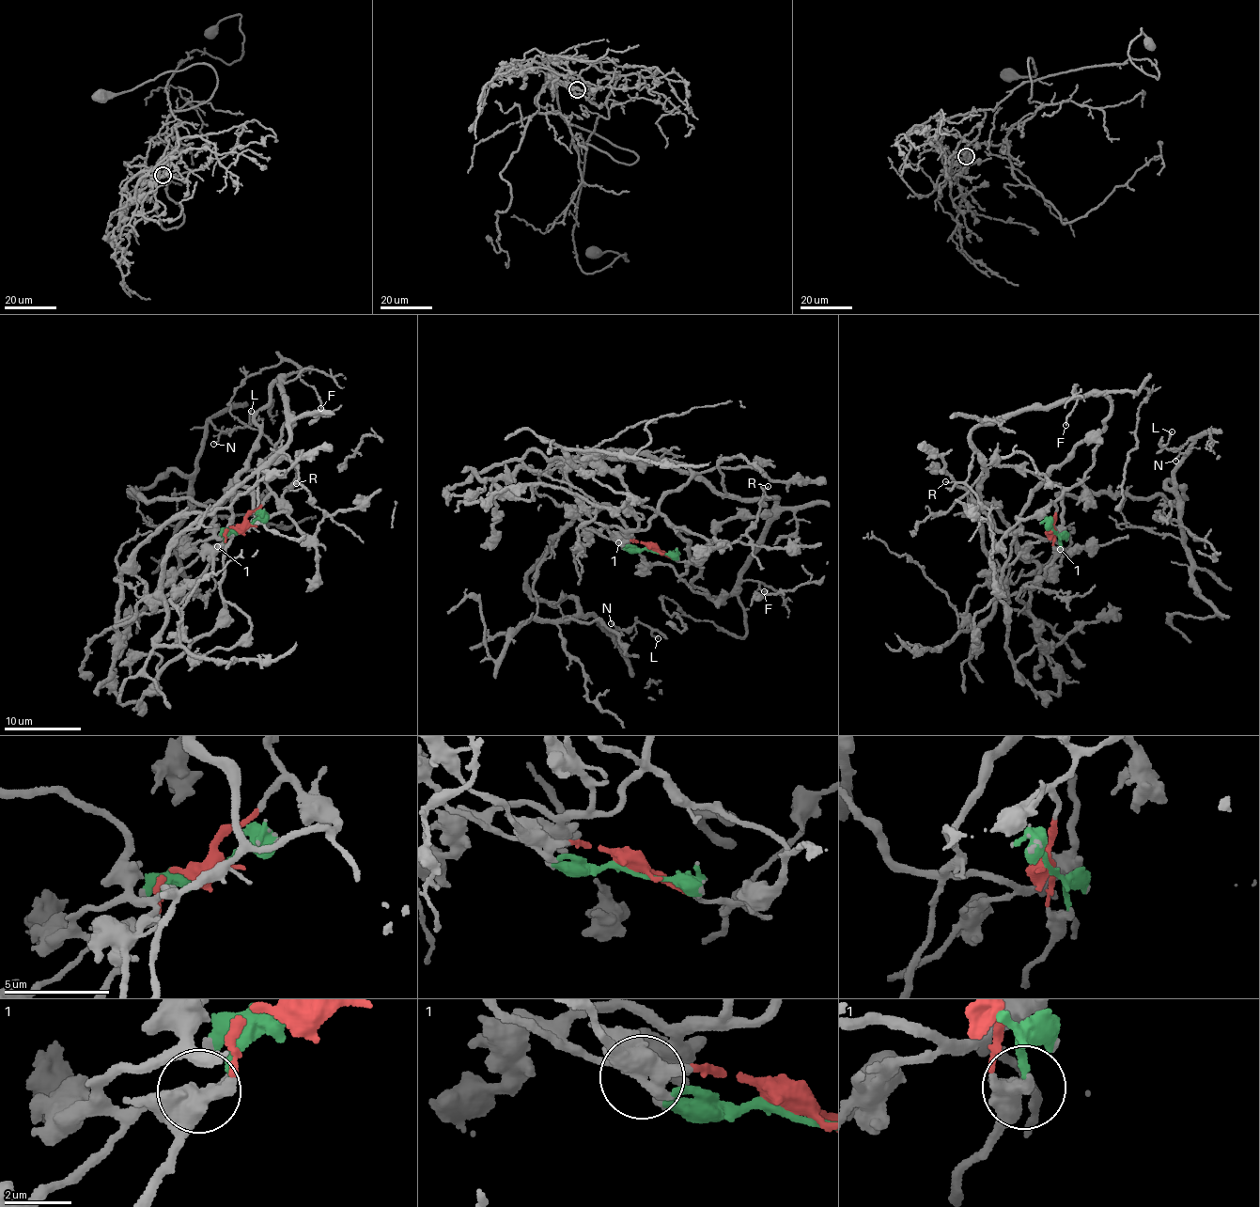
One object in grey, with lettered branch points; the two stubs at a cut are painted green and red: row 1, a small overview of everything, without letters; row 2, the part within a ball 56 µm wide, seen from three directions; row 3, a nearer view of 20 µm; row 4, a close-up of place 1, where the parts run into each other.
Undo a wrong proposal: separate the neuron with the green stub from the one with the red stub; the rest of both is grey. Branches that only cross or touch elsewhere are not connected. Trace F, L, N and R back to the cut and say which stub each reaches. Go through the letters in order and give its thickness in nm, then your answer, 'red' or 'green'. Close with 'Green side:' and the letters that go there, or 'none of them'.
F: 120 nm thick; red
L: 130 nm thick; green
N: 120 nm thick; green
R: 110 nm thick; red
Green side: L, N

